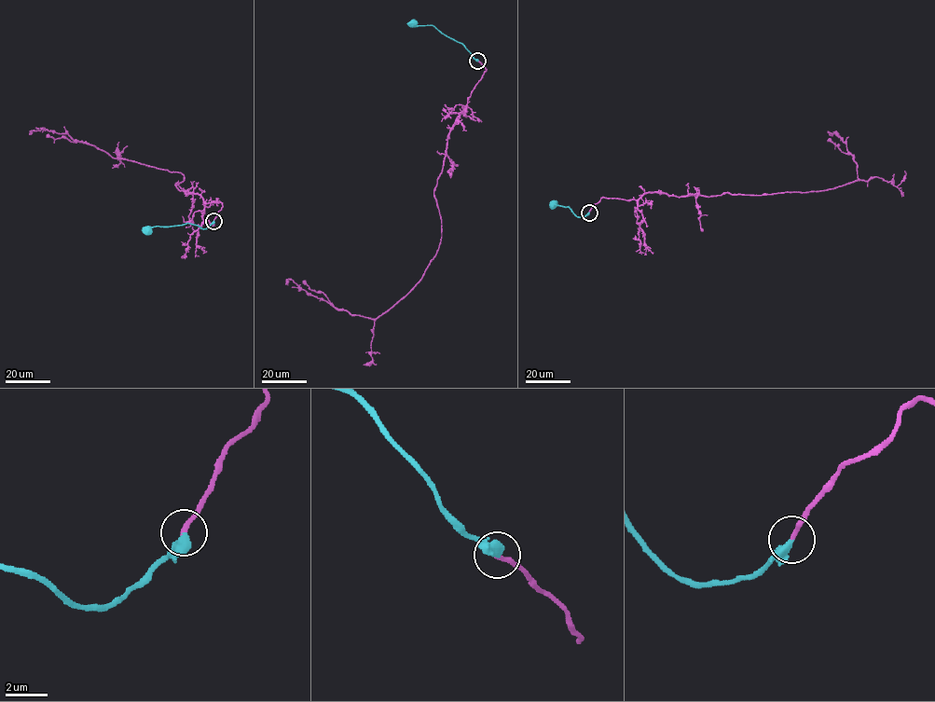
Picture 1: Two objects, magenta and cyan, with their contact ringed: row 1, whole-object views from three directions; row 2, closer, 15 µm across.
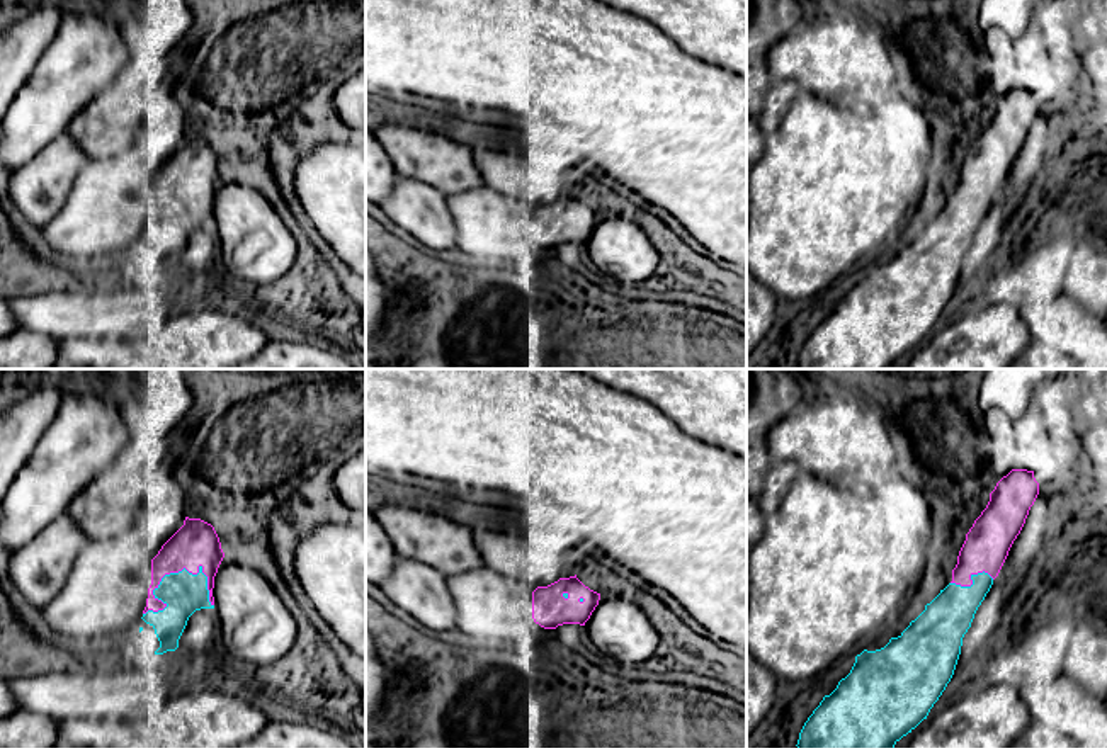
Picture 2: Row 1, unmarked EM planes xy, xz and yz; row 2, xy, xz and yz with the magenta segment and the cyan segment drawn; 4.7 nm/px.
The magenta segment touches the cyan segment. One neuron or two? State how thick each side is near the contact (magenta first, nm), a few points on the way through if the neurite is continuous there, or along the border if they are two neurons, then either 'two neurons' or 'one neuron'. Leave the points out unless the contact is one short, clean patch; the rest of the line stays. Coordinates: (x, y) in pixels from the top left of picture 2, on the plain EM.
220 nm thick on the magenta side, 200 nm on the other; runs through xy (194, 164), (158, 203), (174, 203), (182, 211); one neuron

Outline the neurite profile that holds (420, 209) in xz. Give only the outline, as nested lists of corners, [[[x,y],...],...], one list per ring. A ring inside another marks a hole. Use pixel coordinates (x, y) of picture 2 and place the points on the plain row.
[[[400,175],[381,207],[423,245],[434,250],[457,248],[457,230],[440,190]]]

